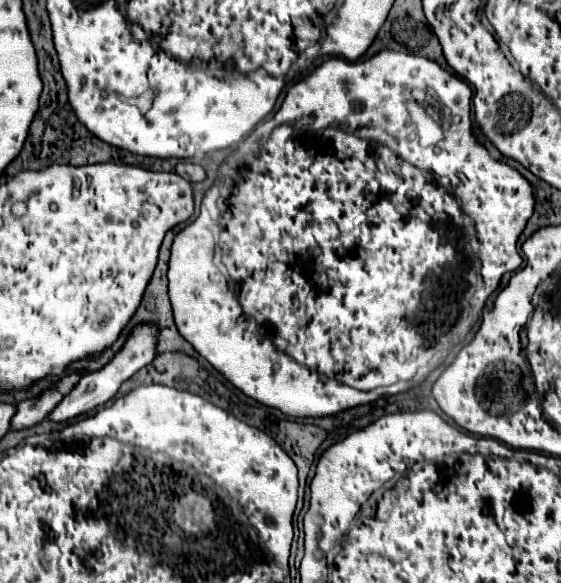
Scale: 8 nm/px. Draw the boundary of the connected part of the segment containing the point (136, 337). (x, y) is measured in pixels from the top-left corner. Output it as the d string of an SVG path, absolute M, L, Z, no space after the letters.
M153 324L137 326L137 328L131 332L131 336L127 338L123 350L119 350L119 352L115 354L115 358L113 358L103 370L83 376L83 378L75 384L75 388L47 414L47 420L51 420L51 422L71 420L71 418L75 418L75 416L79 416L79 414L85 414L85 412L89 412L89 410L105 404L107 400L111 400L111 398L117 394L119 386L121 386L127 378L131 378L137 370L141 370L143 366L147 366L147 364L155 358L155 346L157 346L155 338L157 338L157 328L155 328Z

